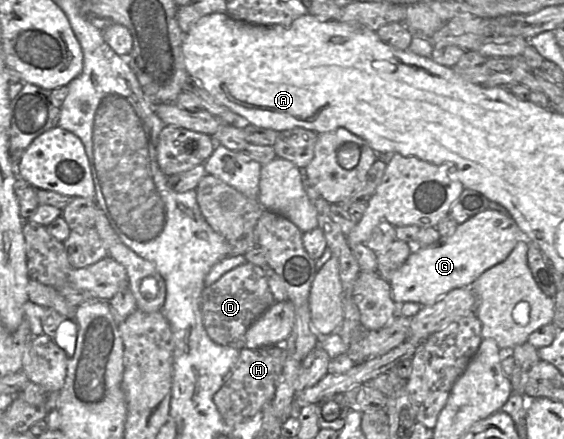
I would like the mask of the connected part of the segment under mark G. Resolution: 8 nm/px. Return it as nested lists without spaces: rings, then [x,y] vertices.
[[[494,209],[482,211],[458,224],[455,232],[436,243],[419,248],[410,241],[411,254],[393,274],[390,285],[395,302],[417,302],[422,306],[435,304],[454,288],[470,286],[483,272],[504,261],[520,241],[530,238],[516,221]]]

